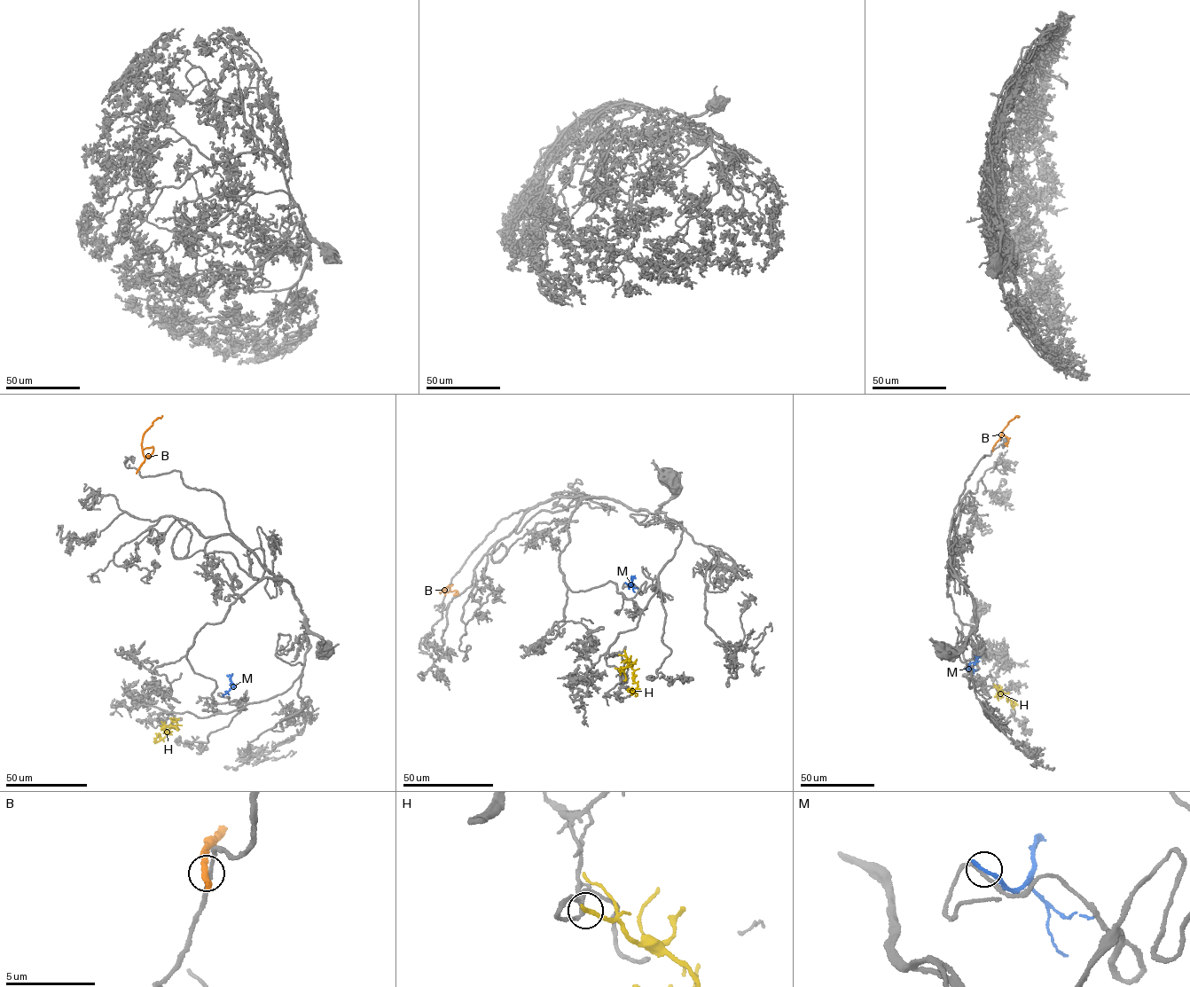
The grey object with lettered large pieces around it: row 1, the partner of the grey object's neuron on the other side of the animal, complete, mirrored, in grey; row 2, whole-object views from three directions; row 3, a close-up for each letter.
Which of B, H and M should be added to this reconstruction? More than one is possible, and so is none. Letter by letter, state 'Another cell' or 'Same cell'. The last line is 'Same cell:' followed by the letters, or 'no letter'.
B: Another cell
H: Another cell
M: Another cell
Same cell: no letter

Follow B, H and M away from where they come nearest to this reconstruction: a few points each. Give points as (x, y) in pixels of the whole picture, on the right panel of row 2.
B: (993, 449), (1005, 426), (1016, 416), (1019, 417)
H: (994, 687), (1012, 701), (1012, 707), (1012, 699)
M: (965, 669), (968, 669), (970, 662), (978, 656)

